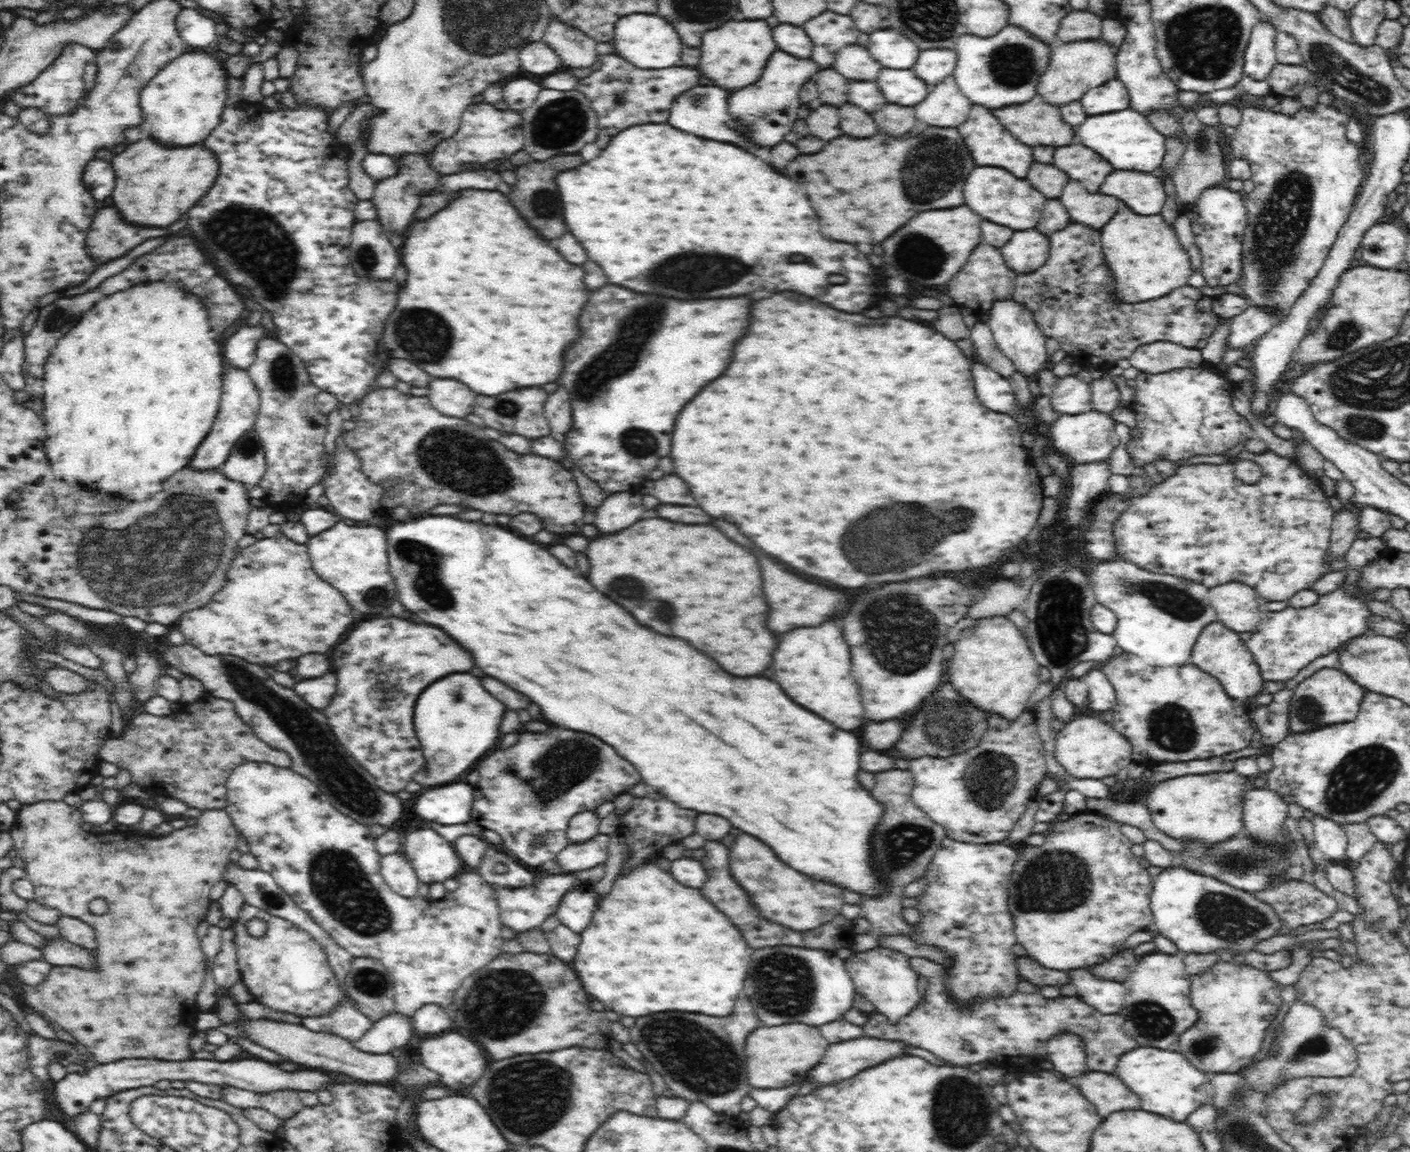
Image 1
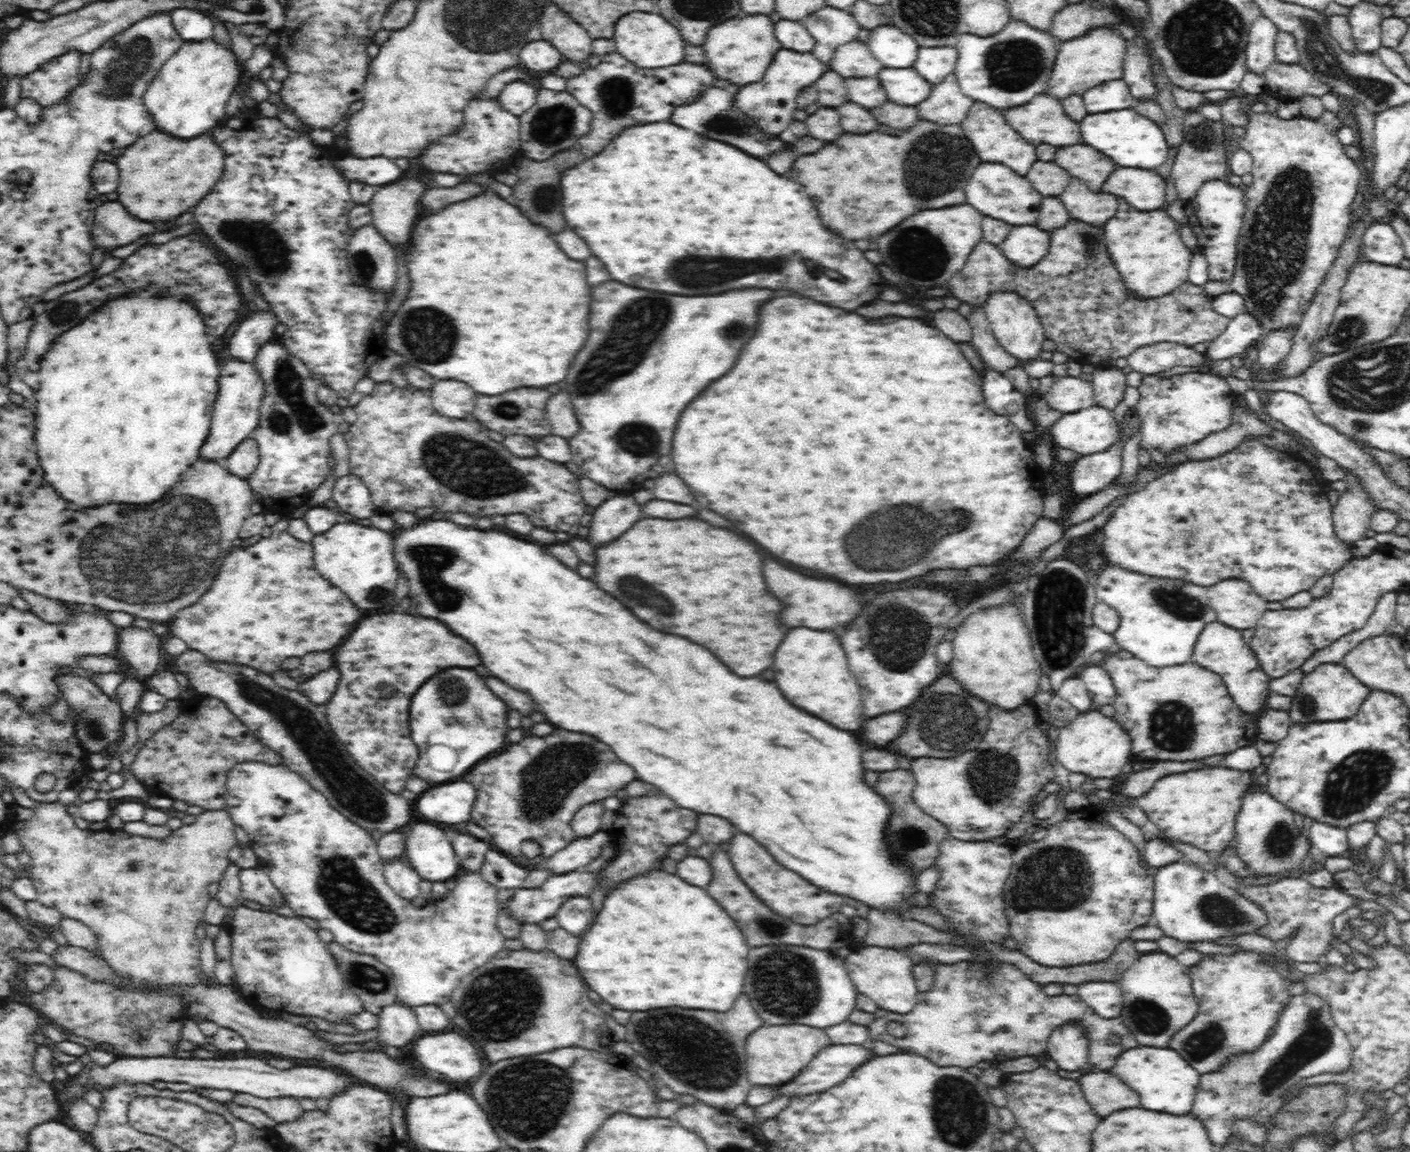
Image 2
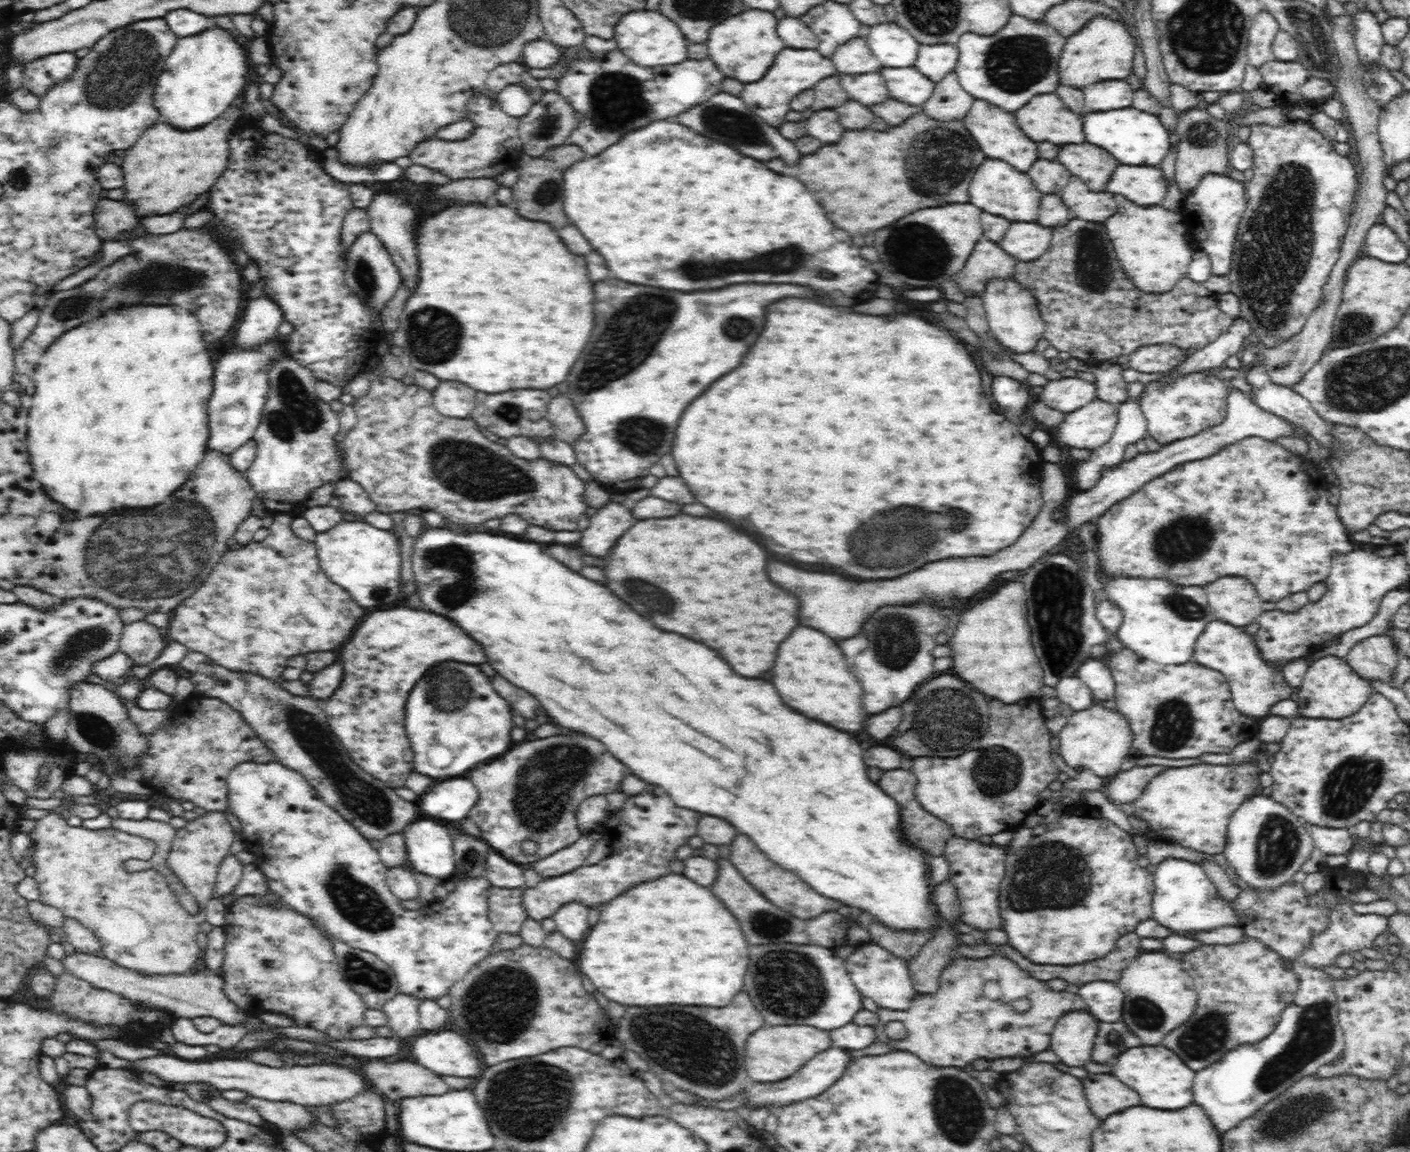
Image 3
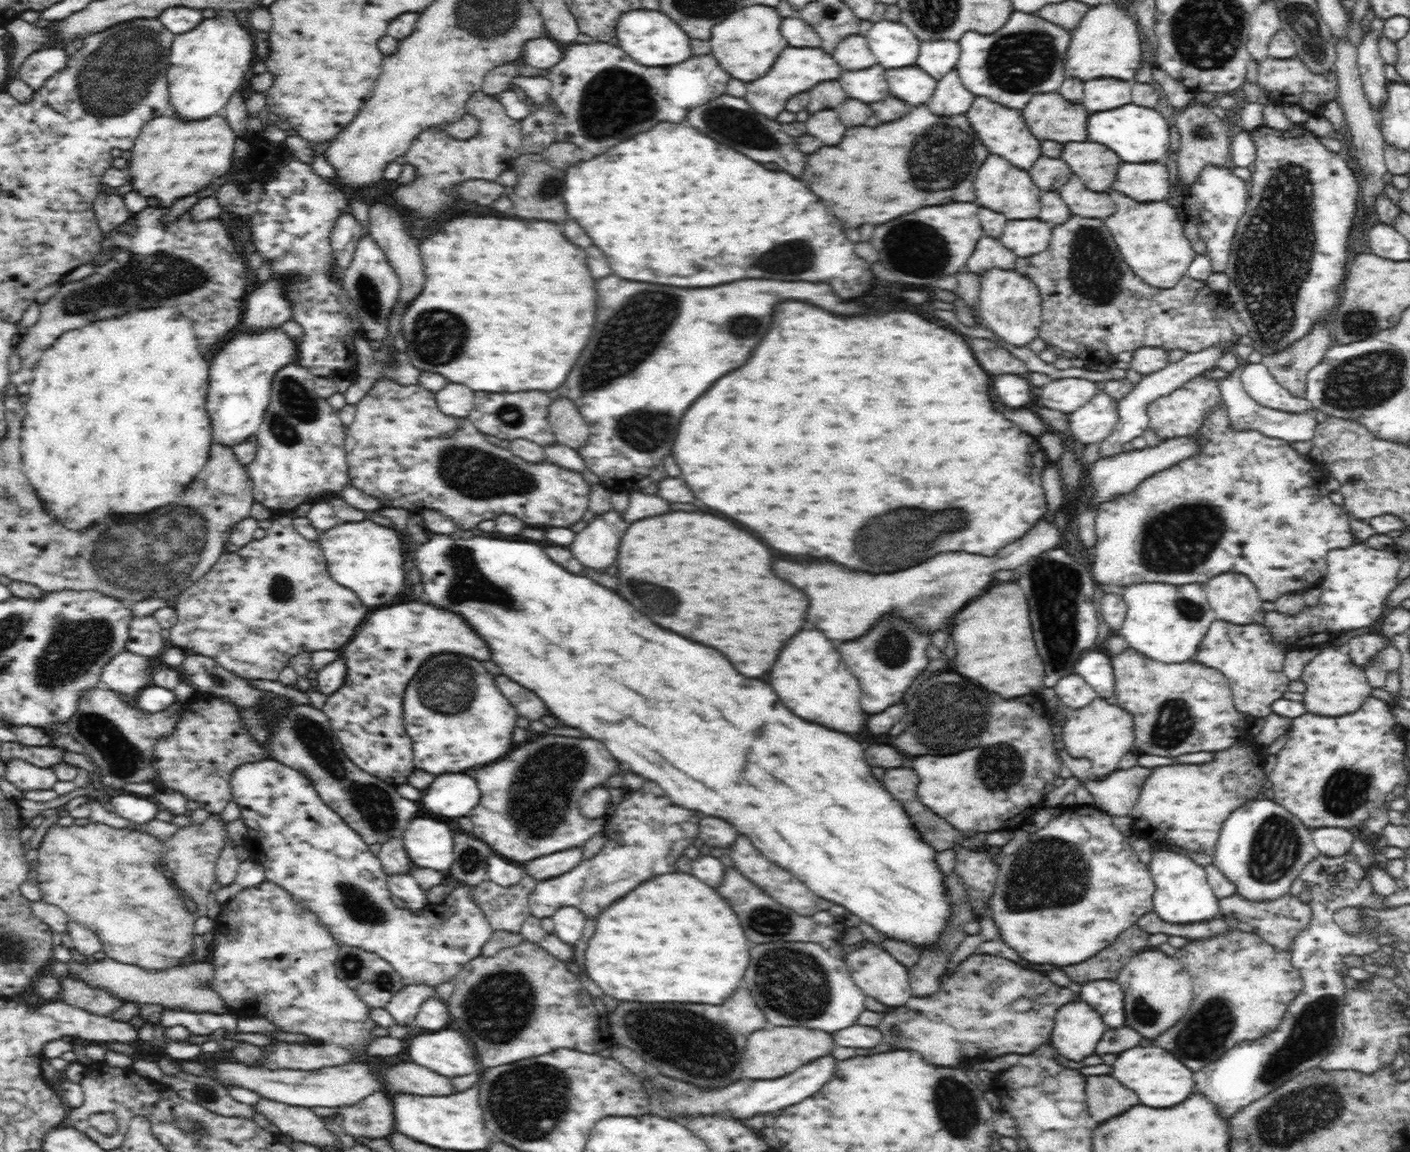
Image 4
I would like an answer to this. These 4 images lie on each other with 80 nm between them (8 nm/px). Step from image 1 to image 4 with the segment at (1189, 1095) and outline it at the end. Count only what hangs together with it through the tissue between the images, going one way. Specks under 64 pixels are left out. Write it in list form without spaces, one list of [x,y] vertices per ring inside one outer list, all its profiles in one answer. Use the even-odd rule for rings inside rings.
[[[1141,1044],[1129,1048],[1126,1052],[1117,1055],[1114,1062],[1114,1078],[1120,1080],[1126,1088],[1134,1090],[1144,1106],[1152,1108],[1170,1108],[1174,1104],[1185,1102],[1194,1091],[1194,1071],[1178,1060],[1173,1053],[1158,1045]]]

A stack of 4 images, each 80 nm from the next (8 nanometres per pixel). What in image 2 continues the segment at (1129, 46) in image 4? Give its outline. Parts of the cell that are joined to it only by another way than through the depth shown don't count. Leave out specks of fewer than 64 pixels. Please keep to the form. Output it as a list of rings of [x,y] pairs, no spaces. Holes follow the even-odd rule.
[[[1102,25],[1090,29],[1084,36],[1063,41],[1058,48],[1052,78],[1046,82],[1048,95],[1062,100],[1070,94],[1082,95],[1089,88],[1109,80],[1122,79],[1122,62],[1126,58],[1126,39],[1116,29]]]

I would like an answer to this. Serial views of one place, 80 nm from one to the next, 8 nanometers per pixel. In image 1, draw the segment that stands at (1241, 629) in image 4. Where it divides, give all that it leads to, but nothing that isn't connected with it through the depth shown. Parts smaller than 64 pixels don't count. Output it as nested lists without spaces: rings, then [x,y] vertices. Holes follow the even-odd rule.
[[[1220,621],[1207,624],[1202,629],[1192,650],[1192,660],[1202,671],[1218,679],[1230,698],[1242,705],[1248,704],[1262,692],[1264,679],[1252,653],[1240,639],[1240,633],[1224,626]]]

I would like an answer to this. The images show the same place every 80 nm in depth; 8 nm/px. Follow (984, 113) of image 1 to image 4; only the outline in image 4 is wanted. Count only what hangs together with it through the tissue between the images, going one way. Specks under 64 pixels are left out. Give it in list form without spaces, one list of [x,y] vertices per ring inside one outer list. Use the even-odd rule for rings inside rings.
[[[976,96],[976,100],[973,102],[974,104],[968,109],[966,116],[968,116],[972,128],[976,130],[976,134],[980,136],[980,140],[986,144],[986,148],[992,154],[1004,156],[1014,166],[1018,166],[1022,170],[1030,170],[1034,160],[1038,160],[1038,156],[1040,156],[1040,140],[1032,136],[1032,132],[1030,132],[1030,128],[1026,128],[1026,124],[1022,124],[1022,114],[1012,108],[1002,108],[1000,104],[994,104],[988,98],[980,98],[980,96]]]

